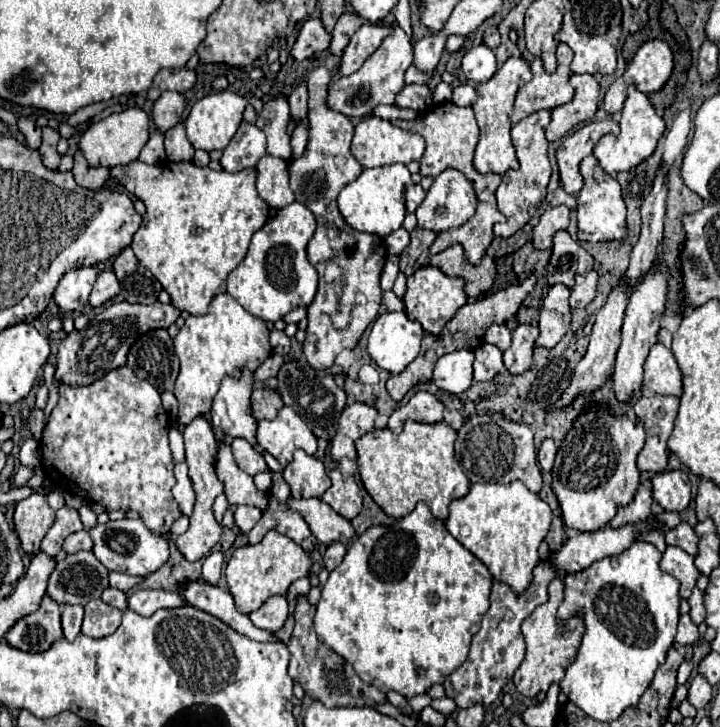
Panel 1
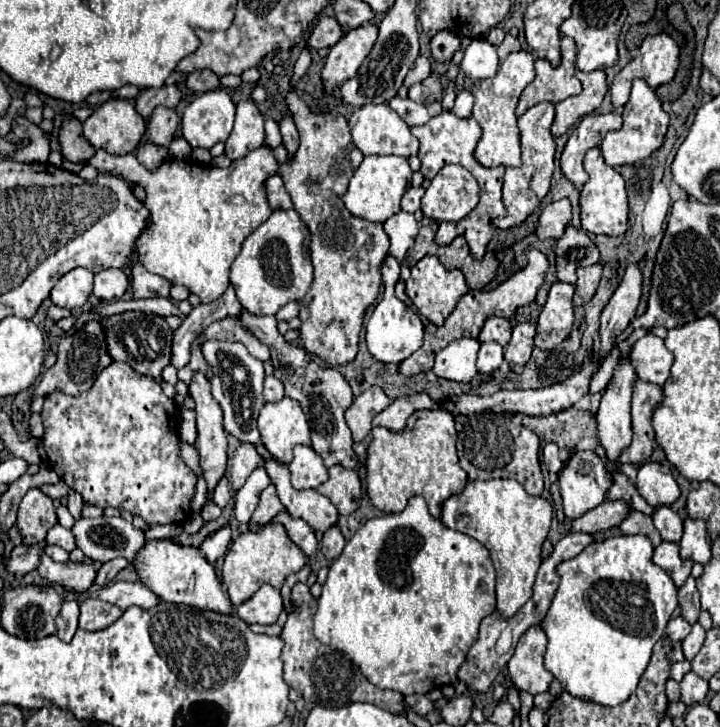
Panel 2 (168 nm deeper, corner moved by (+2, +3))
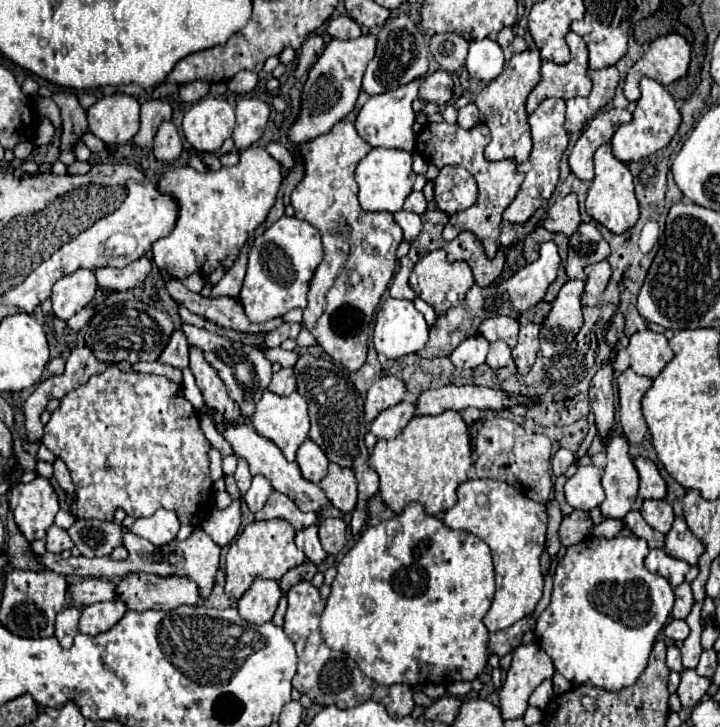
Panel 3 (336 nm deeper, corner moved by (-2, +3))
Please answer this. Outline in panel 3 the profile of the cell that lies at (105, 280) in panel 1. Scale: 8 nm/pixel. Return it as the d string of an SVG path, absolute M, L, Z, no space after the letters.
M140 257L122 269L102 267L102 269L96 269L94 273L96 273L98 285L102 289L106 289L106 291L128 291L128 289L138 287L146 279L150 269L152 269L152 261L148 257Z

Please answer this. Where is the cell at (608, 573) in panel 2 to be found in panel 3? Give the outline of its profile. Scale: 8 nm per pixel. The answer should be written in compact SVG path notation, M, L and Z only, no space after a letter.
M618 535L612 539L586 537L578 545L568 547L566 555L560 559L554 573L550 605L536 621L536 643L552 659L556 671L560 671L568 681L618 691L632 685L640 677L642 669L646 669L654 639L668 621L674 605L670 583L644 567L648 551L648 543L636 535Z

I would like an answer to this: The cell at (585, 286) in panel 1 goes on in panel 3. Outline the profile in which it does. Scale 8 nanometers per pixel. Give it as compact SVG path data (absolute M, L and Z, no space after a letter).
M598 261L586 267L586 289L582 293L582 305L596 305L610 281L610 265L608 261Z

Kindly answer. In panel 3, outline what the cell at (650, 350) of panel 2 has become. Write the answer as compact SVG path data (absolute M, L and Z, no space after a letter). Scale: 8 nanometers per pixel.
M650 329L634 333L626 351L630 355L630 367L638 375L646 375L650 379L654 379L670 361L670 357L674 357L668 339L662 333L654 333Z

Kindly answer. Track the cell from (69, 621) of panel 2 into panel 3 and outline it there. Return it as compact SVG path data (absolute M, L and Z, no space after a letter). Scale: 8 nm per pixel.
M68 607L62 613L58 613L54 623L54 637L64 649L70 649L74 637L78 635L78 621L80 621L80 609L76 607Z

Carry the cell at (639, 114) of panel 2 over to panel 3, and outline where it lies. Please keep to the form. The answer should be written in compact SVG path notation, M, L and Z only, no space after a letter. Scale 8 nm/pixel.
M644 77L640 81L640 91L642 91L642 97L636 103L634 119L630 123L626 123L626 125L620 125L618 131L612 137L614 157L618 157L624 163L644 159L644 157L656 153L658 149L664 149L670 143L670 139L676 135L676 131L678 131L678 127L682 123L682 117L680 117L680 113L676 109L676 103L674 103L672 95L664 89L664 85L660 85L654 79Z

